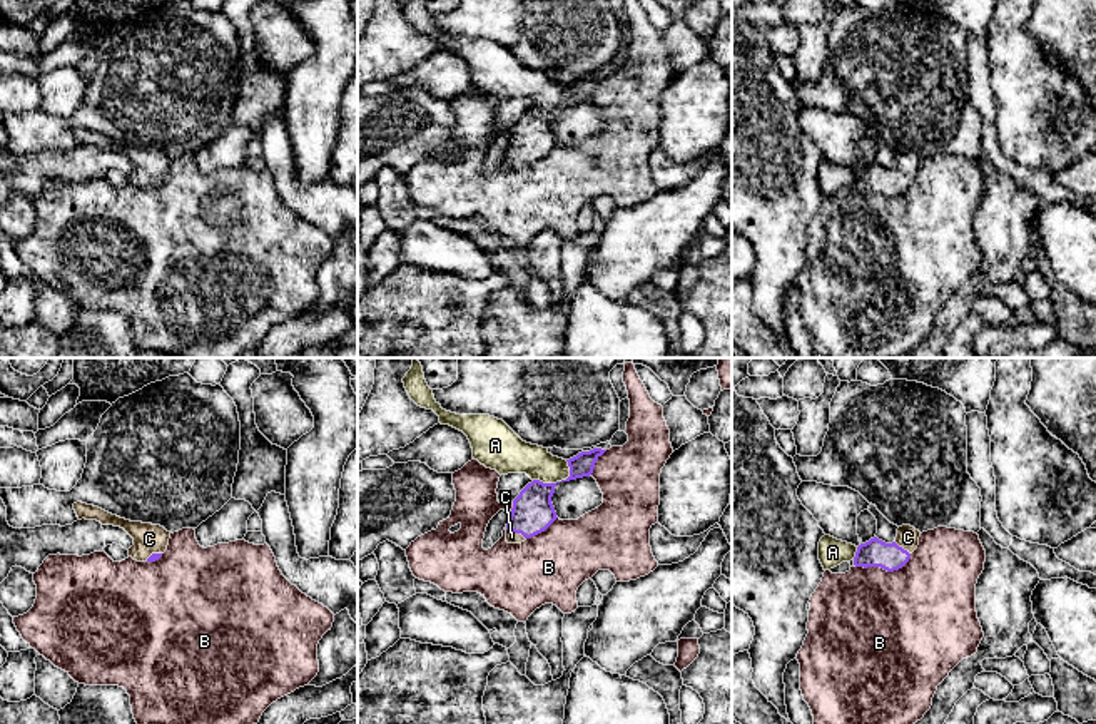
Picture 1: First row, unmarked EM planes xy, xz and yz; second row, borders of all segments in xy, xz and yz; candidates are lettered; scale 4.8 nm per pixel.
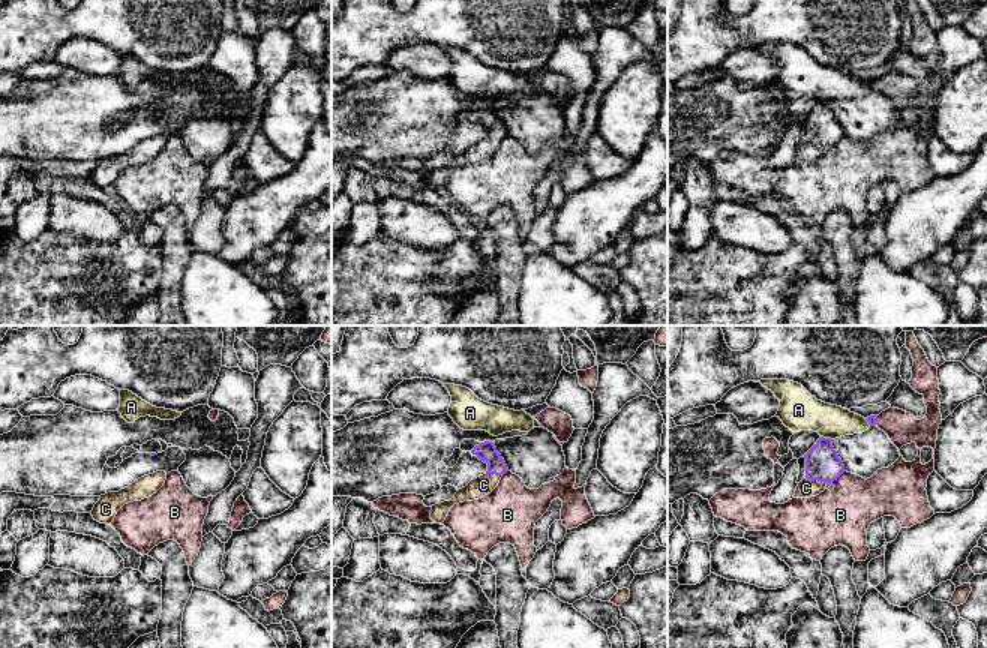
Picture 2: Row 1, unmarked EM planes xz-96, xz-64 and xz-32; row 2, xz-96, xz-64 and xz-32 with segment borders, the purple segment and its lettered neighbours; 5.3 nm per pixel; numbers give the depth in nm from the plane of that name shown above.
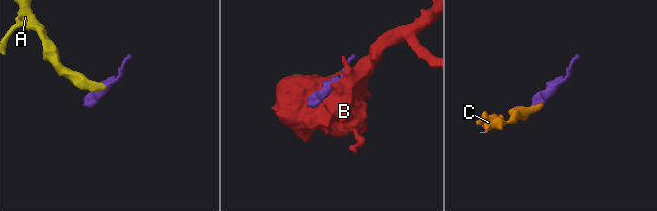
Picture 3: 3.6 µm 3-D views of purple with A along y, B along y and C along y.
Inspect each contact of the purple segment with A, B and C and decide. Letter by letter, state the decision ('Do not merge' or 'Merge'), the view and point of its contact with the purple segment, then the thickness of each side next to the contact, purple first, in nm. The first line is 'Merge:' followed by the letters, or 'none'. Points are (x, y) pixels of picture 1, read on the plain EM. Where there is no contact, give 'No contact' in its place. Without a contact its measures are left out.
Merge: C
A: Do not merge. Touches purple at xz (557, 107). Thickness 200 nm (purple) against 170 nm
B: Do not merge. Touches purple at yz (884, 194). Thickness 130 nm (purple) against 500 nm
C: Merge. Touches purple at xz (517, 158). Thickness 200 nm (purple) against 60 nm

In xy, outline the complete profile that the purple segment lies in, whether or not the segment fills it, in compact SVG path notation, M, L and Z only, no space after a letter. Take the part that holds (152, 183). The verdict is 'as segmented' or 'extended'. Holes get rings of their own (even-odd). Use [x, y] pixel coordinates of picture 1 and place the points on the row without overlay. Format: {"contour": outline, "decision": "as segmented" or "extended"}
{"contour": "M82 127L74 129L74 135L79 145L97 145L102 150L124 154L134 164L134 171L129 174L129 182L137 187L155 187L167 176L170 157L160 150L130 147Z", "decision": "extended"}

